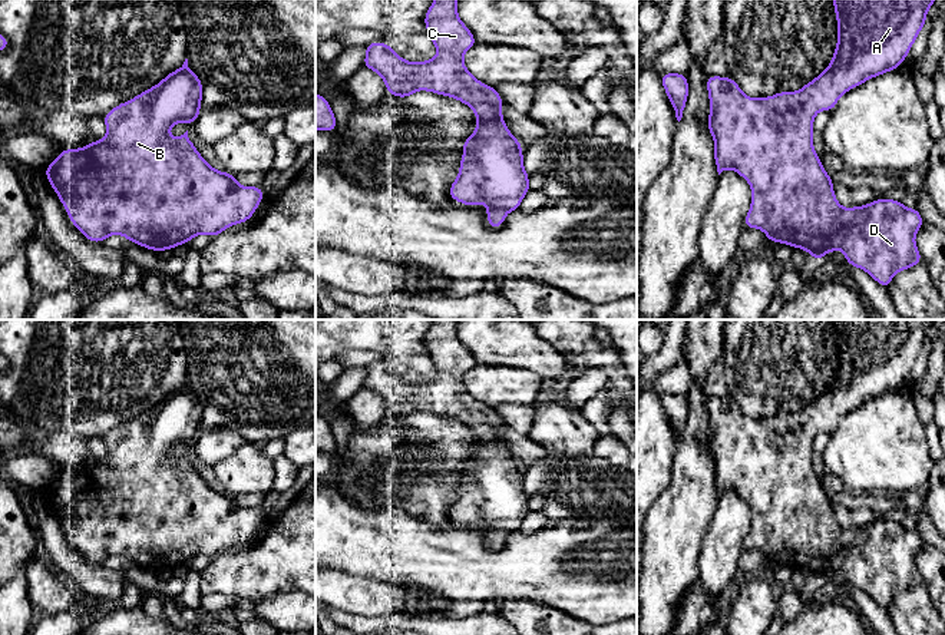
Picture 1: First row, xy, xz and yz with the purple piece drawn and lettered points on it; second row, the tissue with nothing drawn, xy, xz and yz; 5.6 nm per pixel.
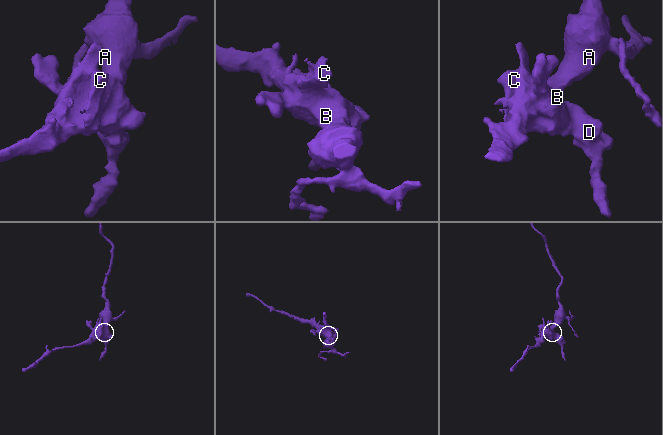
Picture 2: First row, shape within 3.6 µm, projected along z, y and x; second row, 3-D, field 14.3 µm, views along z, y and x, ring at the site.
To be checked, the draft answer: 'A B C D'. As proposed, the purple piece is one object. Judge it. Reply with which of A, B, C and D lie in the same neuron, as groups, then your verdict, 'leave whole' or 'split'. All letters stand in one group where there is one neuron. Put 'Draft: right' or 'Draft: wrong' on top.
Draft: right
A B C D | leave whole

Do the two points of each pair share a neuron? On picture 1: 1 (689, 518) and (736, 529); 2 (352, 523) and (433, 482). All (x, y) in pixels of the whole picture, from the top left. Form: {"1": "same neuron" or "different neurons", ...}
{"1": "different neurons", "2": "different neurons"}

